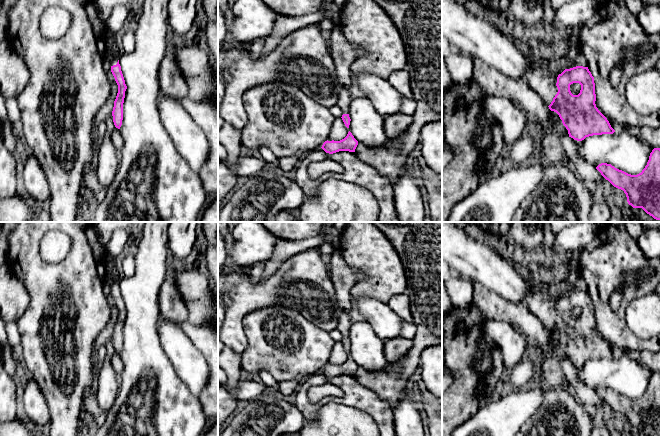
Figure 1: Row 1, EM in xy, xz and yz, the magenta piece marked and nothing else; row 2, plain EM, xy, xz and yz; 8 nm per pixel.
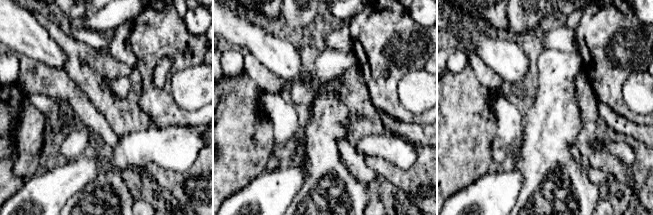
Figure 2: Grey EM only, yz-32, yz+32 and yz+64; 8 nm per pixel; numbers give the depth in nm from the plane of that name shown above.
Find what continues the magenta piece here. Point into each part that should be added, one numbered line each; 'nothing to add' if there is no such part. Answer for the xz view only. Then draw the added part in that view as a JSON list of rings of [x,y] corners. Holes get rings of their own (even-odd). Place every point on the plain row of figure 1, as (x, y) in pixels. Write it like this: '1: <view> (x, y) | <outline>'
1: xz (343, 321) | [[[339,310],[337,317],[337,329],[343,336],[343,338],[348,338],[349,328],[351,325],[351,320],[349,318],[349,313]]]

